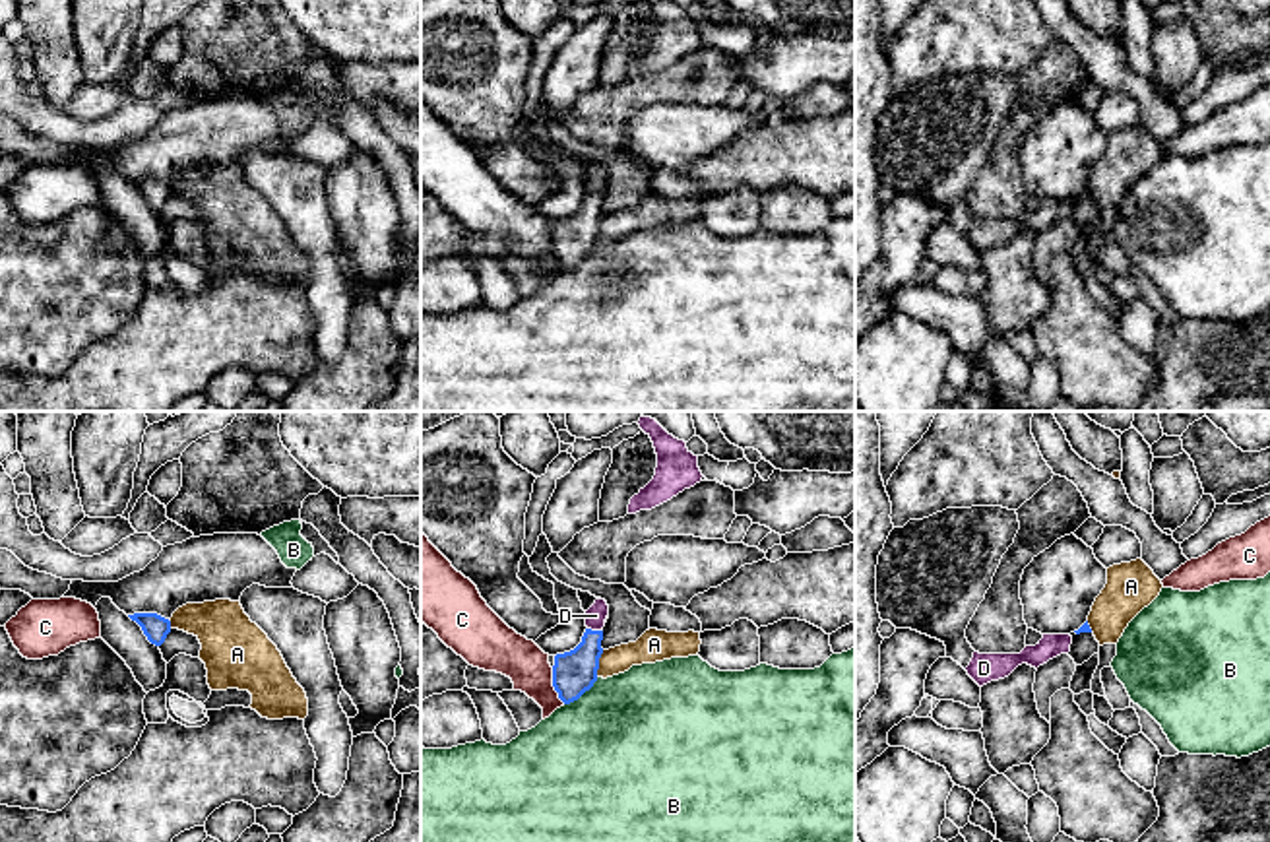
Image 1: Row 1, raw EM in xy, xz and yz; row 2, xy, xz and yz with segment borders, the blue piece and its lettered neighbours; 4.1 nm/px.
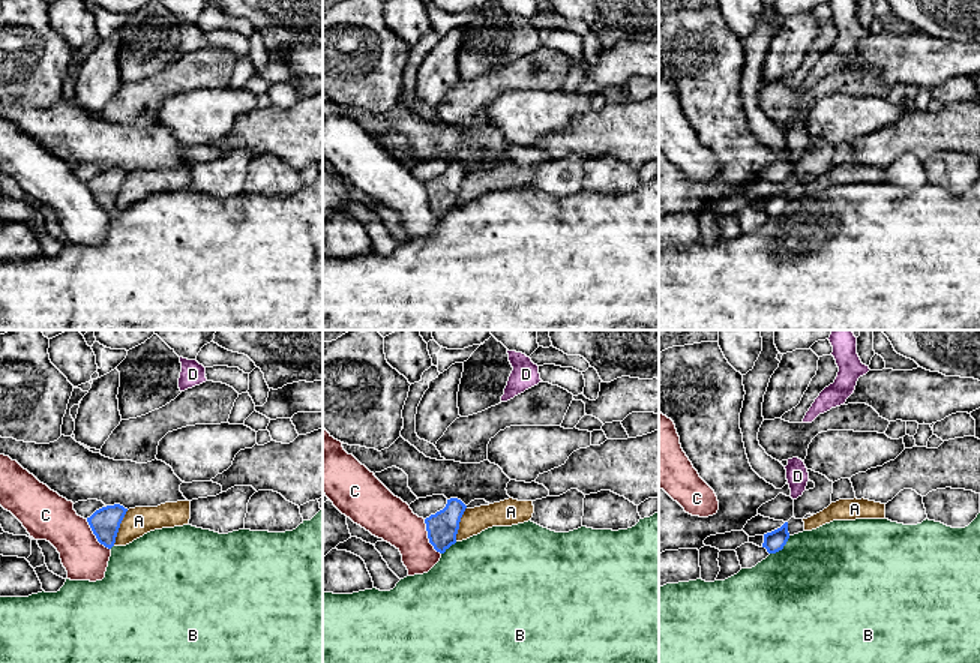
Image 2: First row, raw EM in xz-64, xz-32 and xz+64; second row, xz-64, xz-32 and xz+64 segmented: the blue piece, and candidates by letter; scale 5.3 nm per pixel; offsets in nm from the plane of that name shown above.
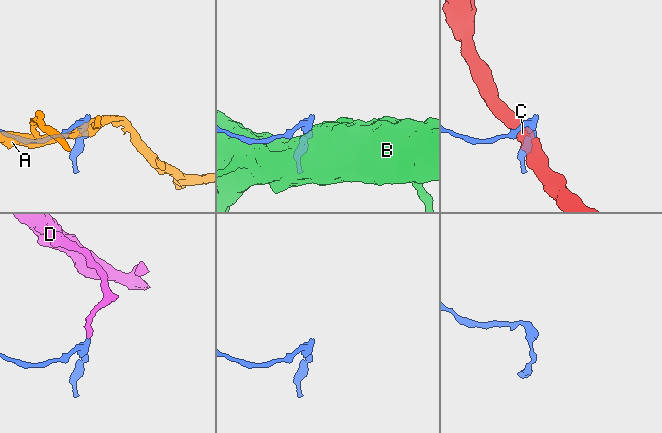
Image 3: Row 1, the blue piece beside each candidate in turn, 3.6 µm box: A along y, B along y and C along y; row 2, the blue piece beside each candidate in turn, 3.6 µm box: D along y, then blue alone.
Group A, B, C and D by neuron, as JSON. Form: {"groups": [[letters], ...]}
{"groups": [["A"], ["B"], ["C"], ["D"]]}

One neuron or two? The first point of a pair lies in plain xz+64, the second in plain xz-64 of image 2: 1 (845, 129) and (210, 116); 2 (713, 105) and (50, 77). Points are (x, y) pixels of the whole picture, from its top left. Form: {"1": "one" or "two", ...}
{"1": "one", "2": "one"}

